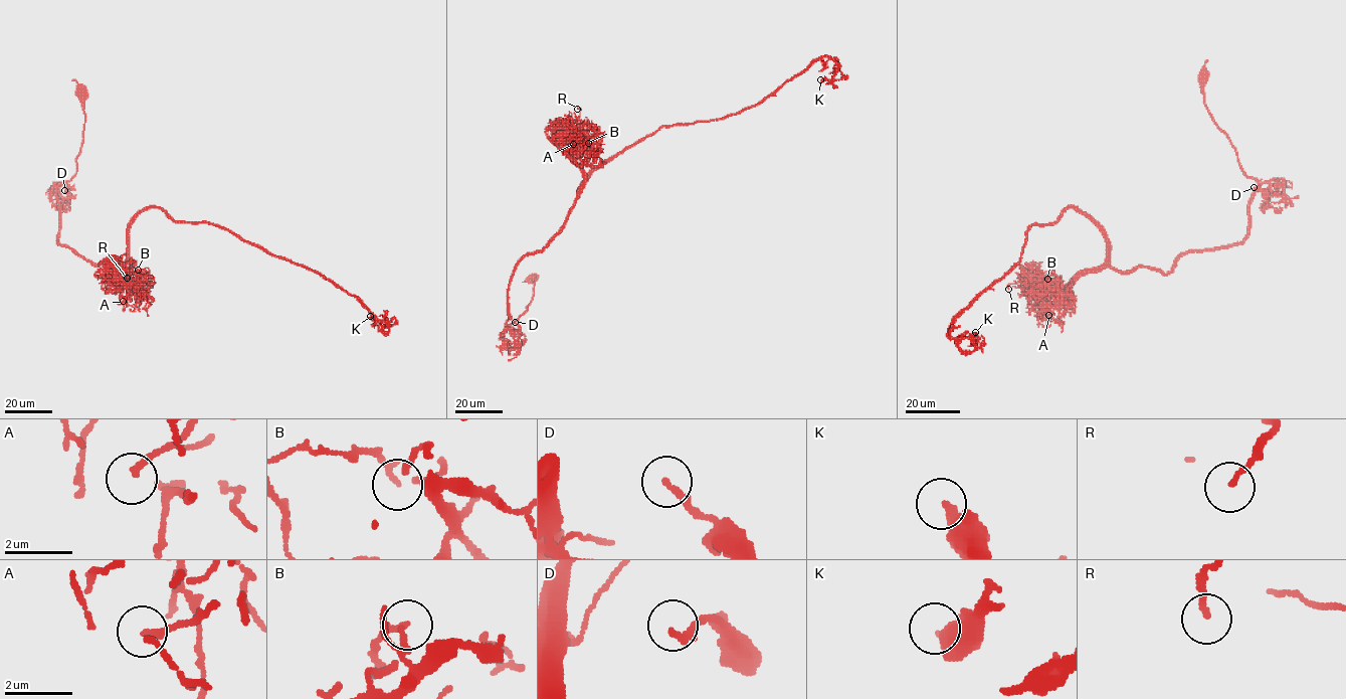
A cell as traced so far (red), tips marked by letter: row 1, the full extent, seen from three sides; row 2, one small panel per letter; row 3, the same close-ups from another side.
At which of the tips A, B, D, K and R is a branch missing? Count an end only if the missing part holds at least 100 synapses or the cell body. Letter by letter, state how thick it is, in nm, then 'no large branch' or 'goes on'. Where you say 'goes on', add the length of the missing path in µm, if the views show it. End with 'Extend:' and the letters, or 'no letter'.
A: calibre 200 nm; no large branch
B: calibre 150 nm; no large branch
D: calibre 200 nm; no large branch
K: calibre 360 nm; no large branch
R: calibre 150 nm; no large branch
Extend: no letter

